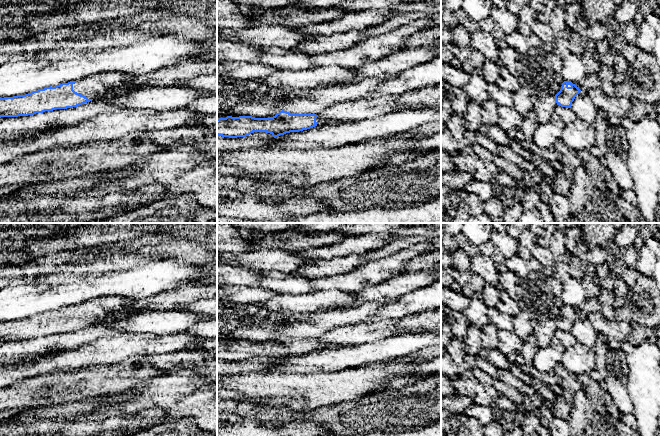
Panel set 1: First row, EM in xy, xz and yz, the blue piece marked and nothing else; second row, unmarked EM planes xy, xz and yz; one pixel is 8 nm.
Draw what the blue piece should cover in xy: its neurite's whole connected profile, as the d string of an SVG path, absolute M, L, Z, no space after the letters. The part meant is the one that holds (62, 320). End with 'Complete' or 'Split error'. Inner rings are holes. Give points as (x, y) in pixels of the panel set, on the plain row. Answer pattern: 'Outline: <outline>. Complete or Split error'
Outline: M105 296L79 305L46 311L25 319L0 321L0 342L18 341L77 331L93 323L137 314L133 301L121 296Z. Split error

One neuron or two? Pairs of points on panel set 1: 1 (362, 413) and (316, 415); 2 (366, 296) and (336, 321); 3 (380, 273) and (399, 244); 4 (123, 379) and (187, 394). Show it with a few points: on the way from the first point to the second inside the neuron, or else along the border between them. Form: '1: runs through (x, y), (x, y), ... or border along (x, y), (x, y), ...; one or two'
1: runs through (351, 418), (327, 419); one
2: border along (378, 301), (366, 301), (354, 306); two
3: border along (415, 245), (386, 256); two
4: border along (160, 374), (124, 390); two

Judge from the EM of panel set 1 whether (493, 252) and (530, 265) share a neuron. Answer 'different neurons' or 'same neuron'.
same neuron

